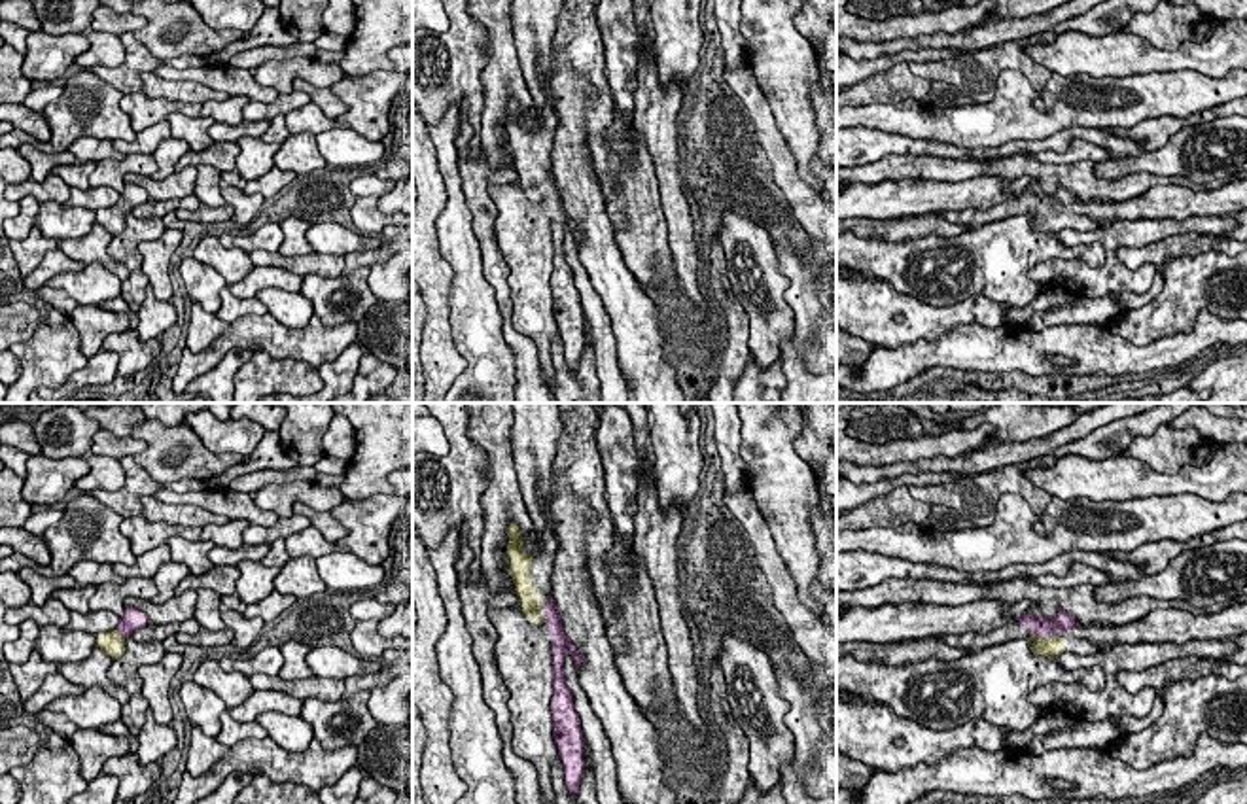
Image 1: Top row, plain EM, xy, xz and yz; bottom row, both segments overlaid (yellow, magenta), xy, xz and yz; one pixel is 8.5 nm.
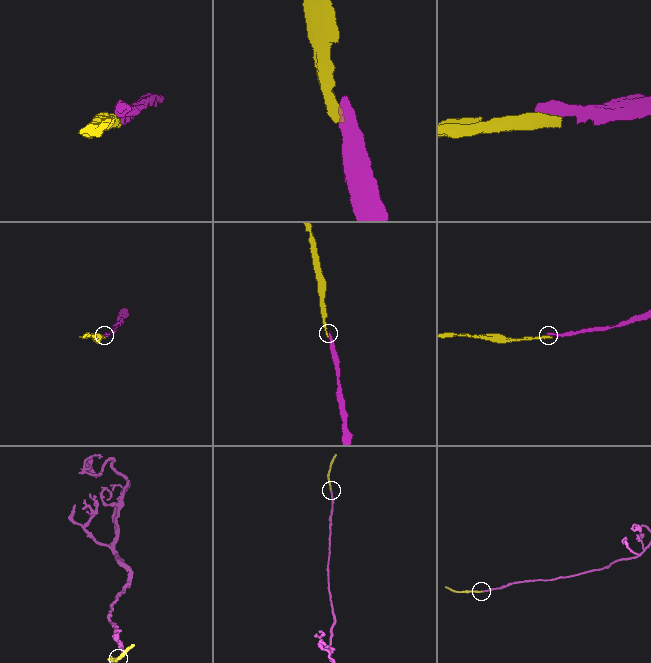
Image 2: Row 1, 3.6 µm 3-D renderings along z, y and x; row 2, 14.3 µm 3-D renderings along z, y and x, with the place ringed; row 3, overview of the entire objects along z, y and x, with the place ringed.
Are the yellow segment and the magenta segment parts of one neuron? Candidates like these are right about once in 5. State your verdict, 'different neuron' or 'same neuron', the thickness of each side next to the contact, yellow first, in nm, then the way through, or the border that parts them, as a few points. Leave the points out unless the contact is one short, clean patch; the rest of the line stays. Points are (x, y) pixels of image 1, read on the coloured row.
same neuron | 200/190 nm | across xy (112, 644), (120, 634), (131, 619)

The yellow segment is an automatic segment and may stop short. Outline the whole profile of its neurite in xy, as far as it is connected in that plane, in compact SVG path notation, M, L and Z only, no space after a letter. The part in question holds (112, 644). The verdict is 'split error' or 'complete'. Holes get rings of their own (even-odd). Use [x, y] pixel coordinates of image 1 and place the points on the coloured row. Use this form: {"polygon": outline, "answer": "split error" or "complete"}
{"polygon": "M125 607L119 617L117 628L110 632L98 632L97 647L100 647L114 660L125 653L125 639L132 636L138 628L146 626L149 620L146 613L136 607Z", "answer": "split error"}

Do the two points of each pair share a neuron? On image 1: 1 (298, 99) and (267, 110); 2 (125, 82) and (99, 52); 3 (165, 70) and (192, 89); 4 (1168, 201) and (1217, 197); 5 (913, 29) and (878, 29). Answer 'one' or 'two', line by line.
1: one
2: two
3: two
4: one
5: one

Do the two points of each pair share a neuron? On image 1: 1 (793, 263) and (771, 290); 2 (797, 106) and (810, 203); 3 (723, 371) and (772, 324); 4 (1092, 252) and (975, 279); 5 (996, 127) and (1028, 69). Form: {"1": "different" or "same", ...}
{"1": "different", "2": "different", "3": "different", "4": "same", "5": "different"}

